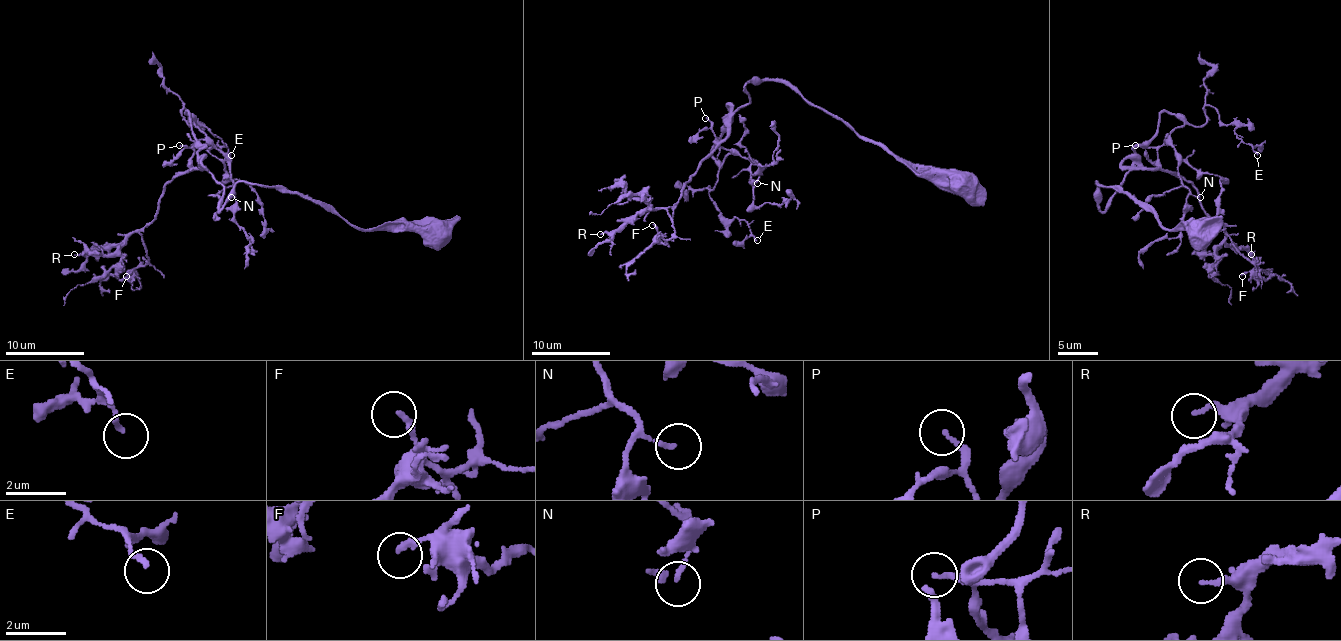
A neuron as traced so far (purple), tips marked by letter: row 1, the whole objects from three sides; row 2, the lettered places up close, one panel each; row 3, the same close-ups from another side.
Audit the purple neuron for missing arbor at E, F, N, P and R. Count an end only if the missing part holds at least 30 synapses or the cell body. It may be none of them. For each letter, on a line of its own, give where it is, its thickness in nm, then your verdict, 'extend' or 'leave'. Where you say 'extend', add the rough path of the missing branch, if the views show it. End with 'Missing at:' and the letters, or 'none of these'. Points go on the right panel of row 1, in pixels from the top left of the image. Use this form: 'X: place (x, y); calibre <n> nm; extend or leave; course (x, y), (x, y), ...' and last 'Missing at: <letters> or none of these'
E: place (1257, 155); calibre 170 nm; leave
F: place (1242, 276); calibre 220 nm; leave
N: place (1200, 197); calibre 130 nm; leave
P: place (1135, 145); calibre 150 nm; leave
R: place (1251, 254); calibre 190 nm; leave
Missing at: none of these

